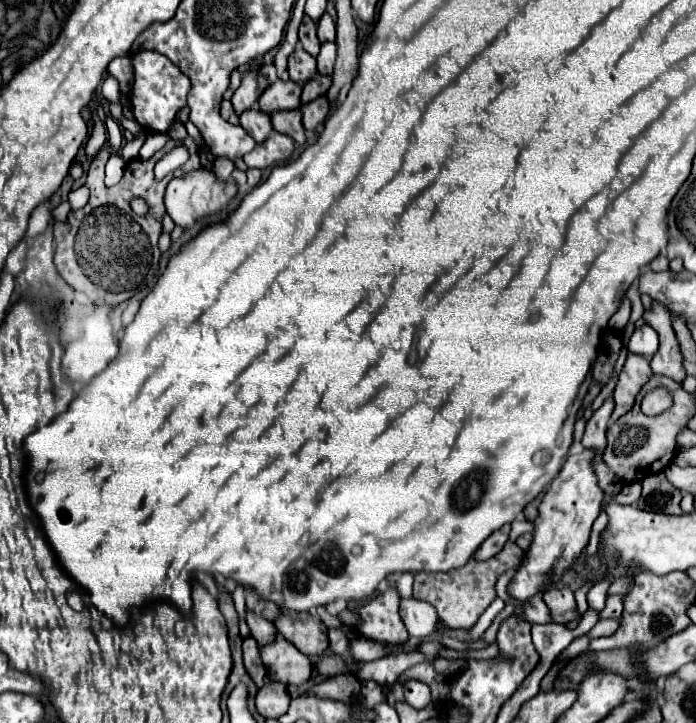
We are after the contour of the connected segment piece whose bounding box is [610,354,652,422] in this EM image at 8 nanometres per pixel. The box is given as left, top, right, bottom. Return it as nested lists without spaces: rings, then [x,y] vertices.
[[[628,354],[626,364],[620,372],[620,380],[618,386],[614,390],[614,412],[610,416],[610,422],[616,422],[620,416],[624,416],[632,406],[634,406],[634,398],[640,392],[640,388],[644,386],[644,382],[652,376],[650,364],[644,356],[636,356],[636,354]]]

